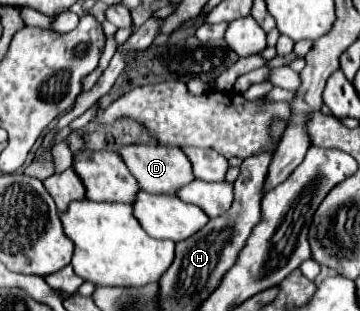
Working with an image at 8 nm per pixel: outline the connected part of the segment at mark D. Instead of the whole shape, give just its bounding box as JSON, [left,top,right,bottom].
[120,146,194,194]

